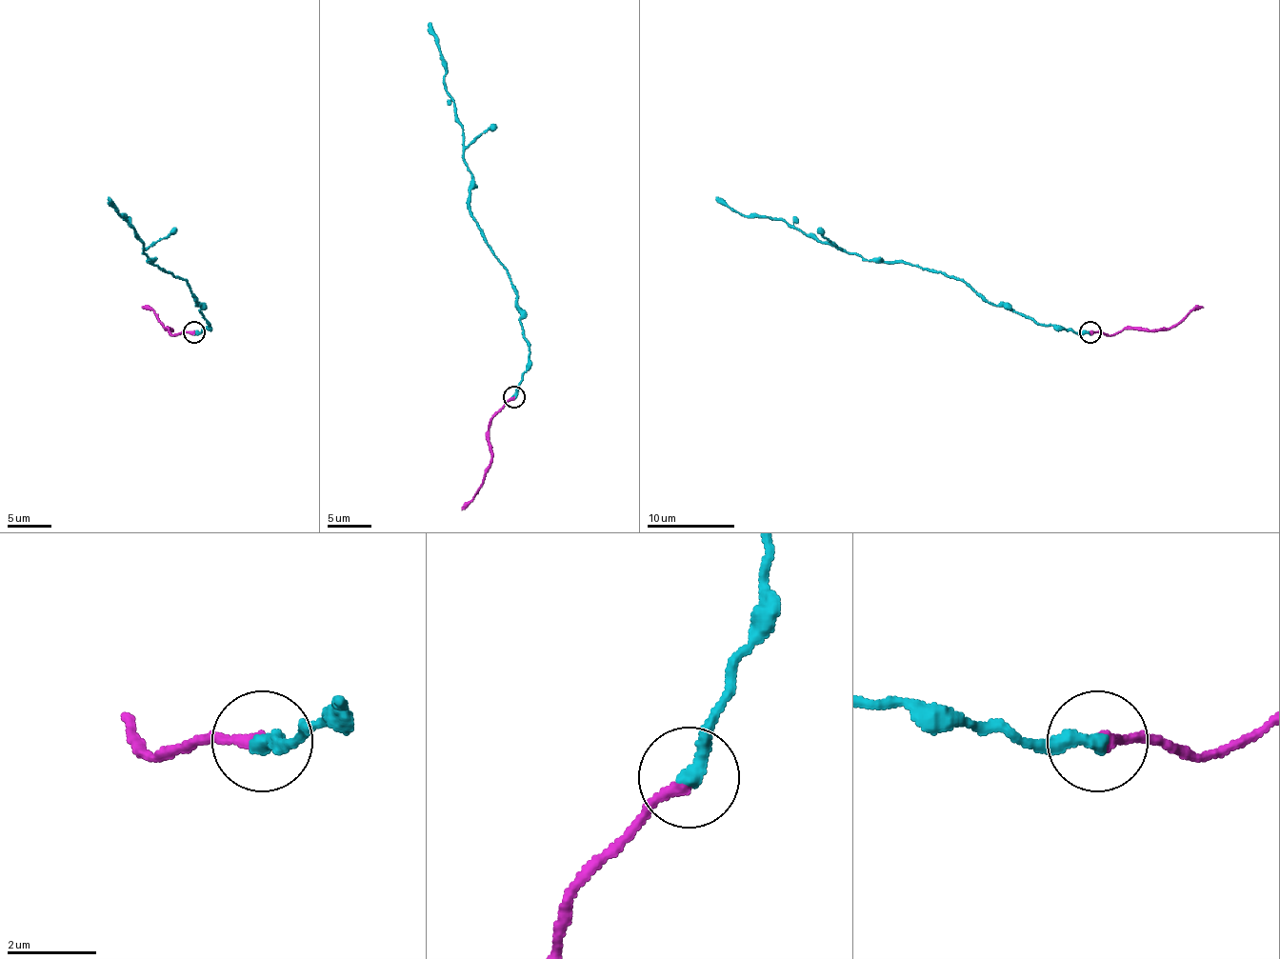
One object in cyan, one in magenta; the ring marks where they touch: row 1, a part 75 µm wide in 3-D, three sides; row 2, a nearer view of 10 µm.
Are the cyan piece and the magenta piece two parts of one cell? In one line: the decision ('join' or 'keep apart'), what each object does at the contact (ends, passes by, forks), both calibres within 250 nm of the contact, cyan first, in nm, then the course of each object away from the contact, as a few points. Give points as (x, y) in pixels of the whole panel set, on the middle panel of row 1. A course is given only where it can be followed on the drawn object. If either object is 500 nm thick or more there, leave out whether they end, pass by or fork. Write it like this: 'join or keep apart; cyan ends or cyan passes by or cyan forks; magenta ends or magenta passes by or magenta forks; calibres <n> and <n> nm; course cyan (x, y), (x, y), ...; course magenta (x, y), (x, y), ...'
join; cyan ends; magenta ends; calibres 360 and 280 nm; course cyan (513, 396), (529, 341), (518, 290), (470, 209), (463, 125), (429, 22); course magenta (513, 396), (491, 417), (491, 466), (478, 492), (461, 509)

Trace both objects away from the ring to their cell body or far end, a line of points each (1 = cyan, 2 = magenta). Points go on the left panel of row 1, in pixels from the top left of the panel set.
1: (193, 331), (209, 323), (200, 314), (191, 288), (150, 262), (143, 253), (143, 242), (109, 196)
2: (193, 331), (171, 334), (171, 329), (168, 329), (158, 316), (141, 306)

